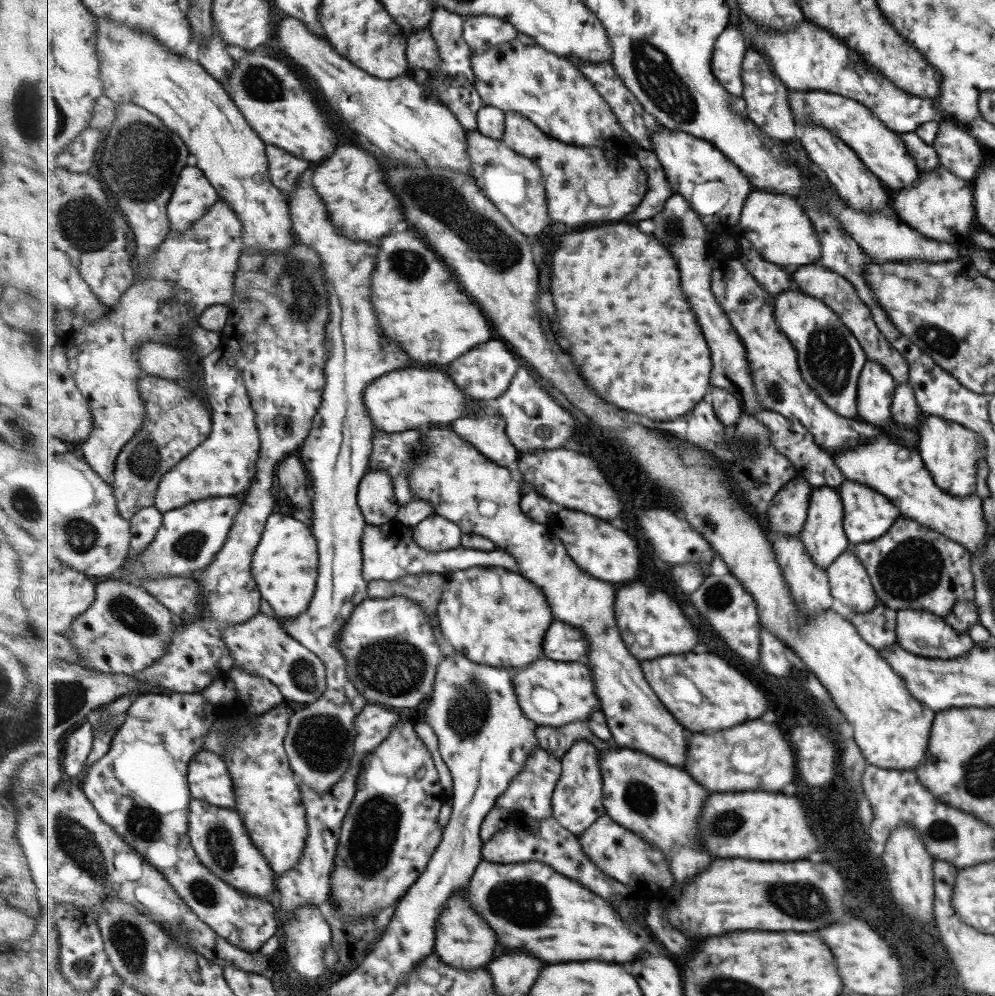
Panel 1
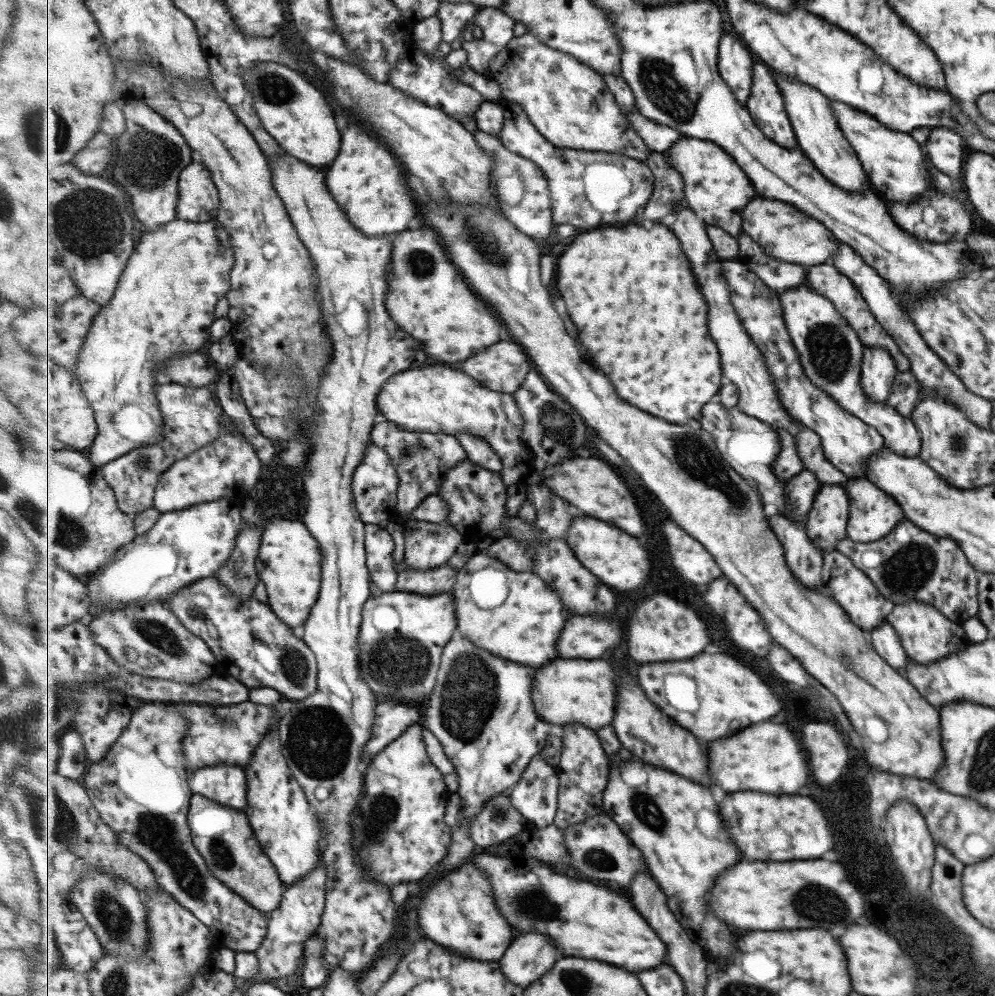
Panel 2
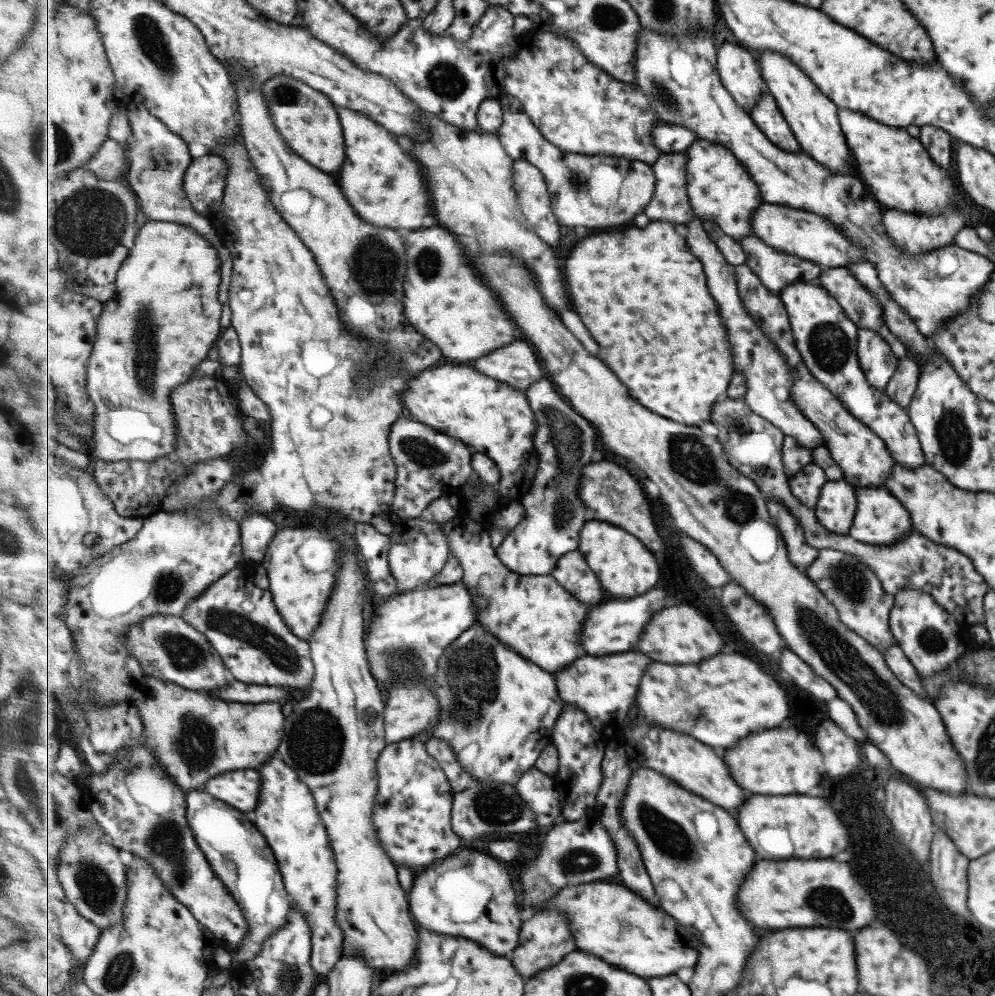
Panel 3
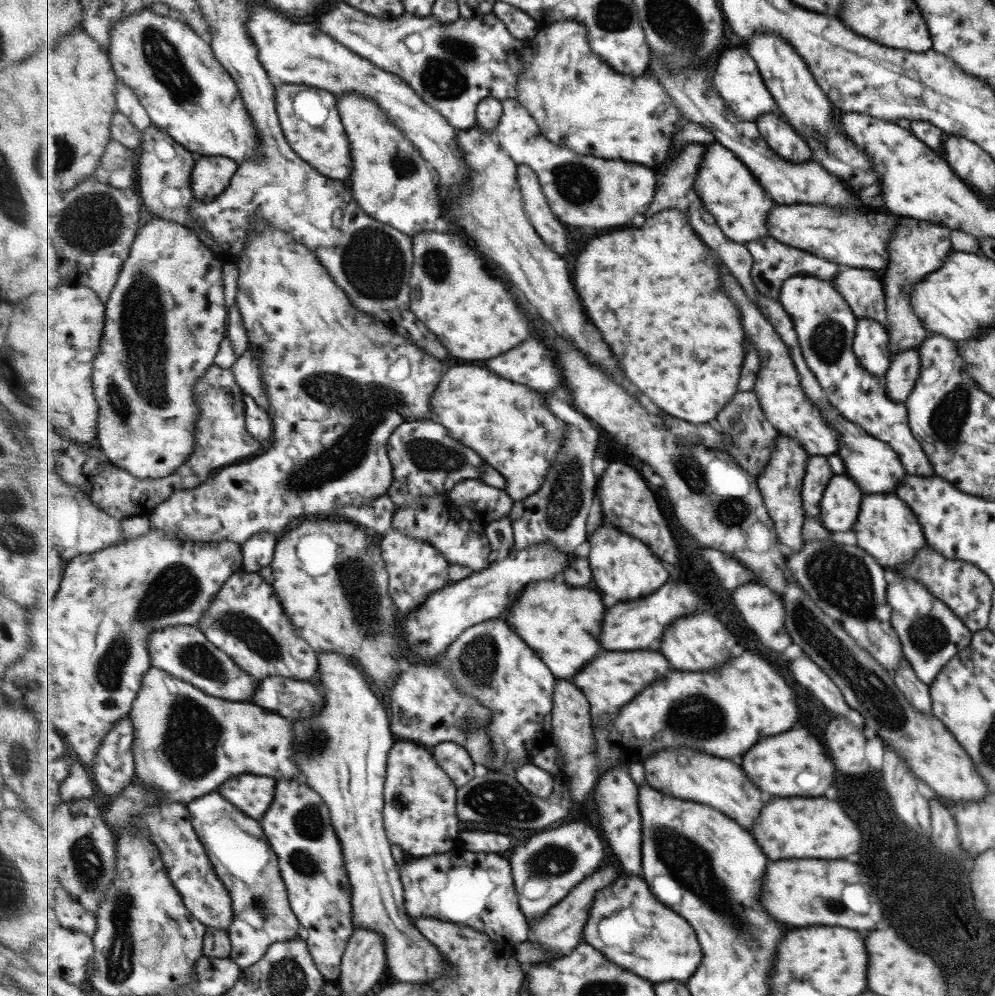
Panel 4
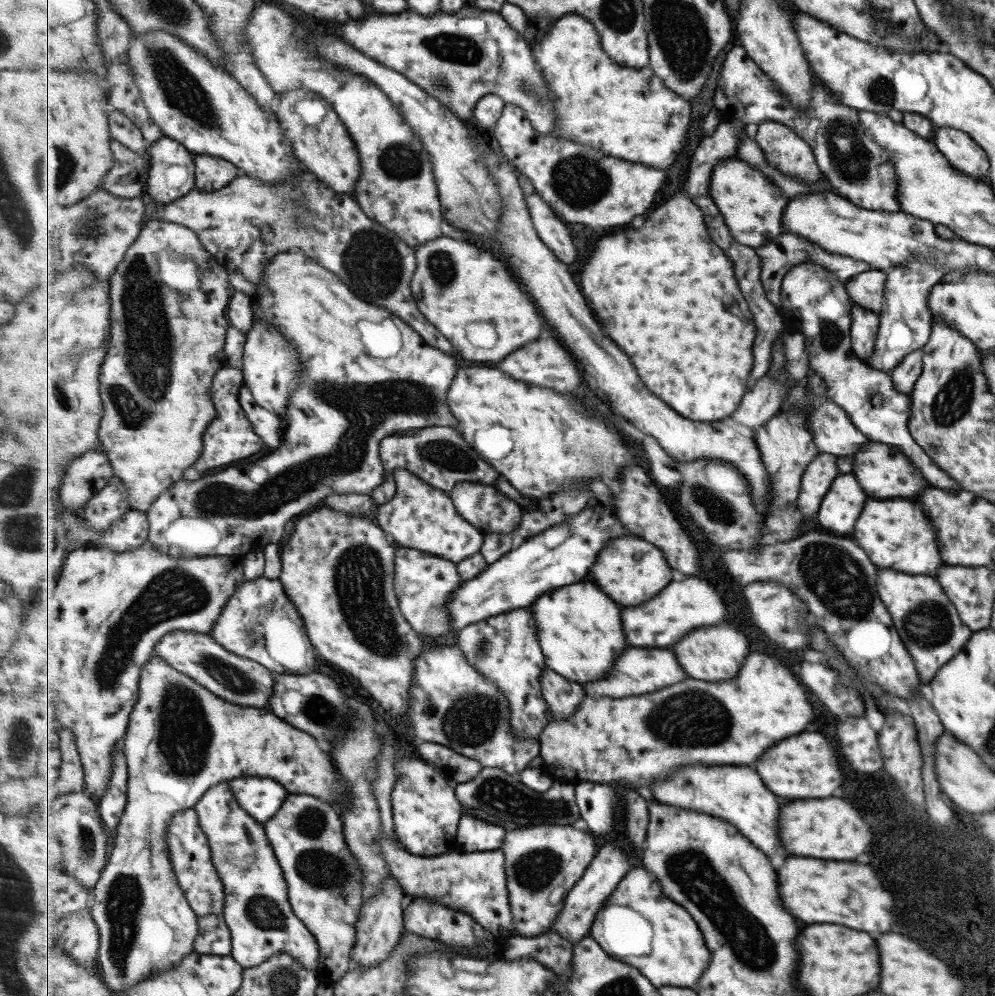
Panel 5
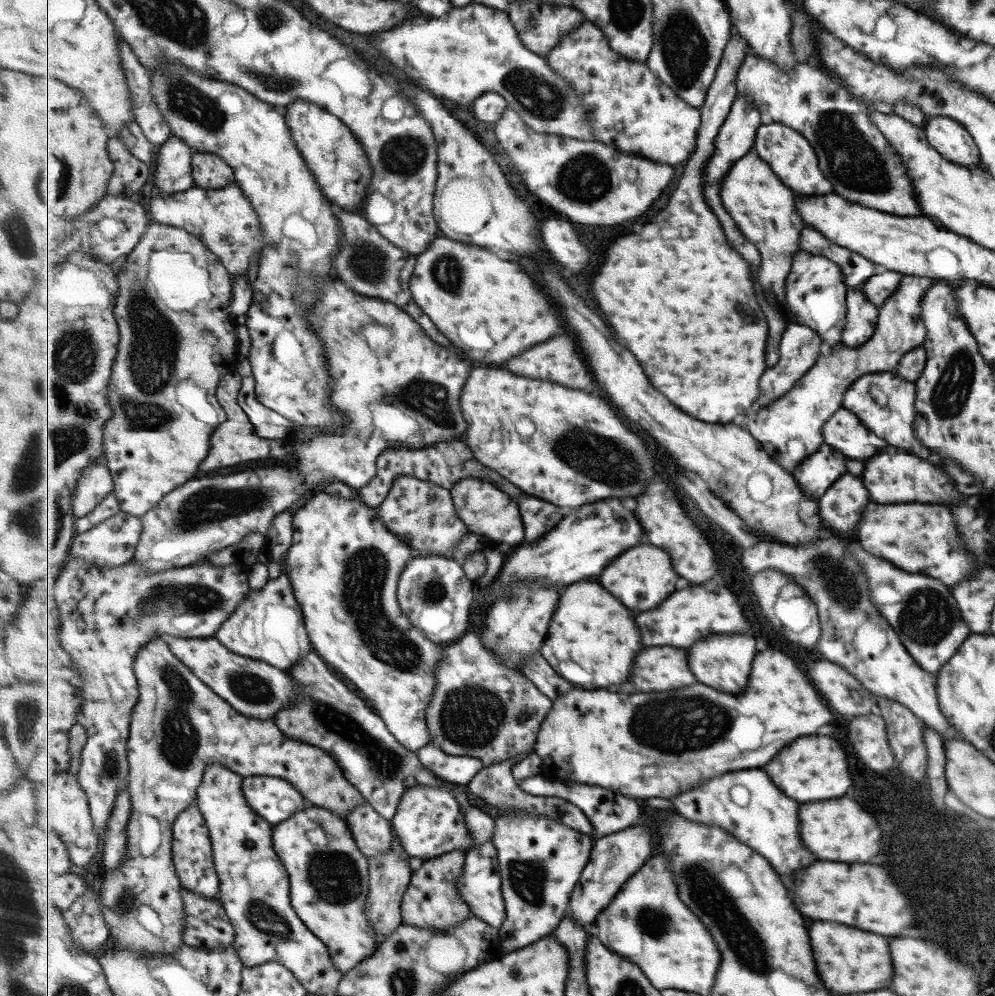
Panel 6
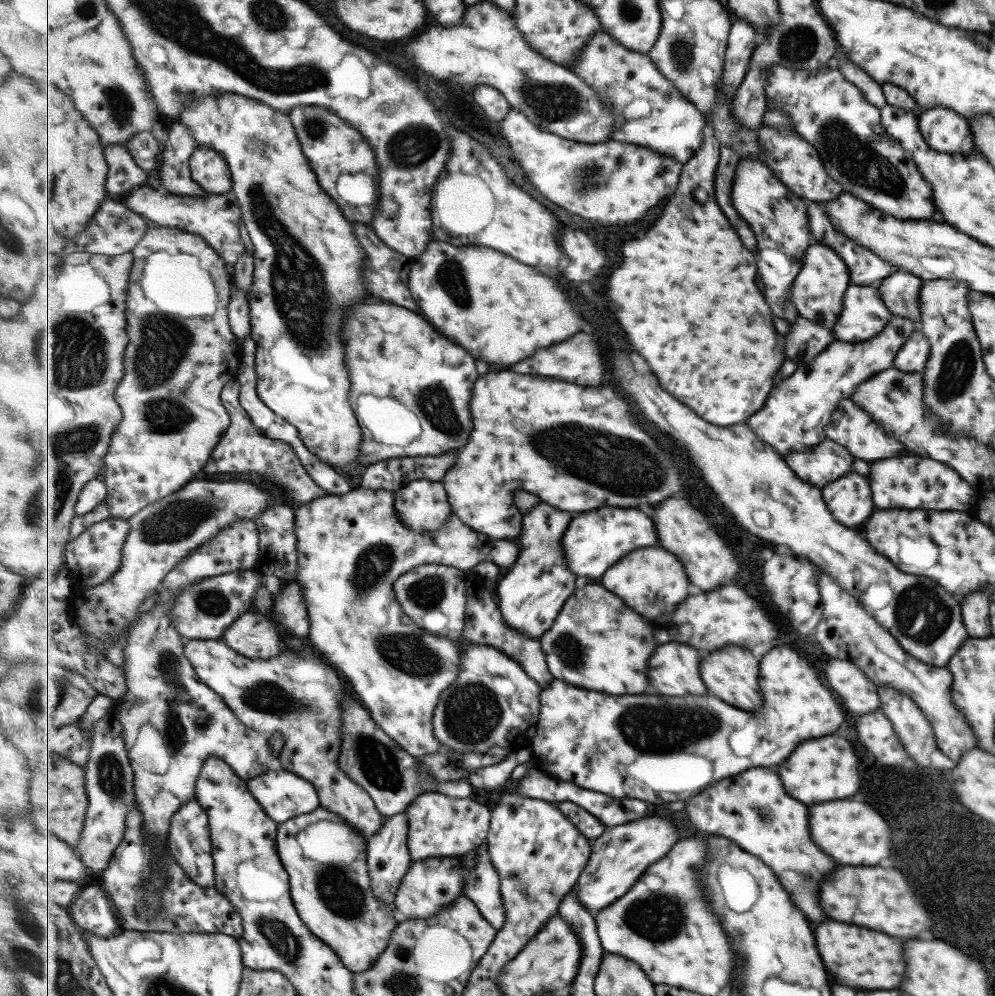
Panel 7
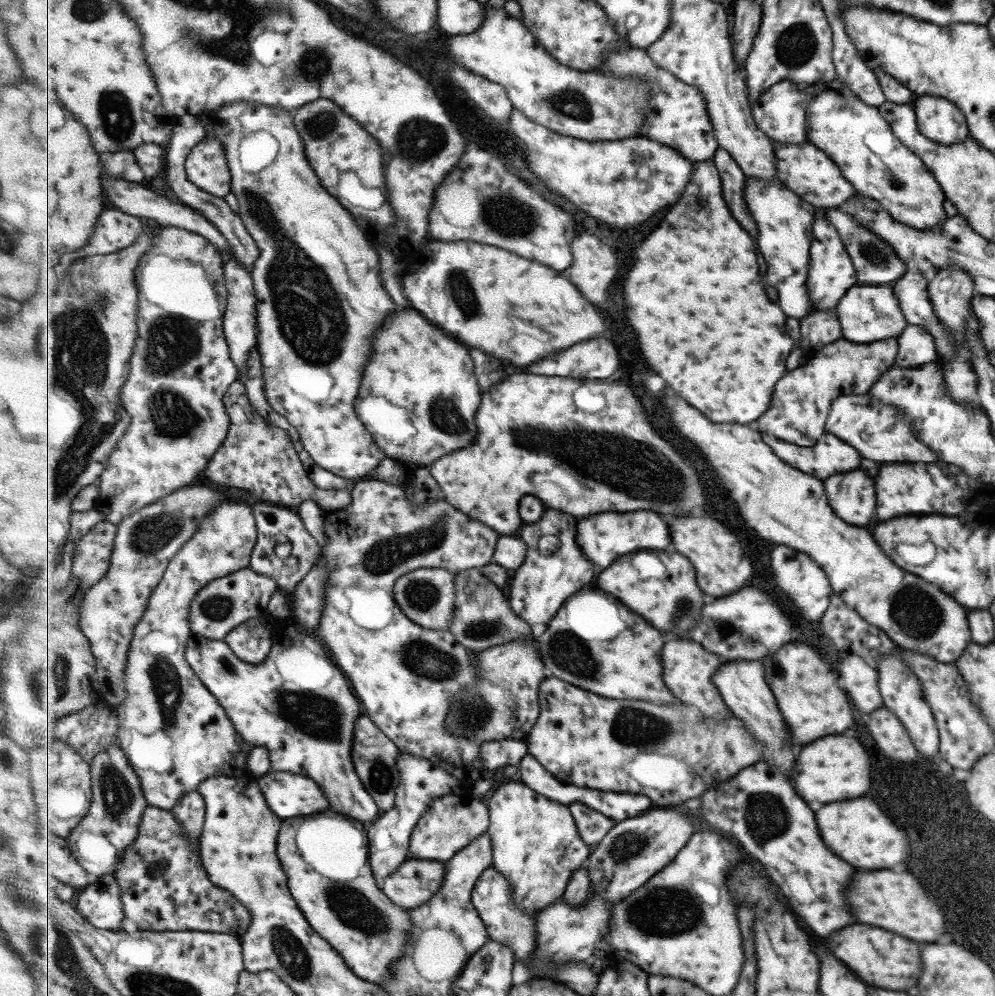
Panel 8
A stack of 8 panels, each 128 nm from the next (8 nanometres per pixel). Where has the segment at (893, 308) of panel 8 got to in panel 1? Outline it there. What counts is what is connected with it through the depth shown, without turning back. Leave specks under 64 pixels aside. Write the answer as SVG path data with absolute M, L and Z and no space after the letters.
M867 360L857 385L857 419L882 431L893 424L889 407L896 385L881 363Z

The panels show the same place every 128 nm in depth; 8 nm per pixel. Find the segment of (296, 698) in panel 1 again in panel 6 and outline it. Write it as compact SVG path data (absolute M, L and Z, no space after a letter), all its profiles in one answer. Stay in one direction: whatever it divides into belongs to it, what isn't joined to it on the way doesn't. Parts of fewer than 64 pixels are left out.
M285 573L269 580L263 590L251 590L249 596L237 606L237 610L215 635L215 638L233 652L271 663L283 670L291 670L309 654L309 650L314 650L304 619L304 610L297 600L291 579Z

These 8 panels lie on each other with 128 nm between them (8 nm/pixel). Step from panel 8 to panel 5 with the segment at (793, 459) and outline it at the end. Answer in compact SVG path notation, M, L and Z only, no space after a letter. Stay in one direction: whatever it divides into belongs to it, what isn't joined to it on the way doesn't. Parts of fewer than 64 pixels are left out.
M818 452L805 469L799 499L799 515L812 515L819 512L823 494L828 493L833 478L837 476L837 457L834 454Z

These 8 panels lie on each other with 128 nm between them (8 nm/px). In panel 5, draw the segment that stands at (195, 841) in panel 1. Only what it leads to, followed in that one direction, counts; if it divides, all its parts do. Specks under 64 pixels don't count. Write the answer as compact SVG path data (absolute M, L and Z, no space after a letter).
M229 781L213 785L204 794L204 797L194 806L200 818L201 828L208 836L212 848L212 858L222 882L225 885L224 918L232 932L232 954L245 969L267 962L275 954L291 954L301 962L307 971L321 975L319 941L309 930L309 927L294 914L291 898L289 898L288 882L285 879L283 868L277 859L276 851L269 841L265 824L253 818L249 811L241 807L237 801Z

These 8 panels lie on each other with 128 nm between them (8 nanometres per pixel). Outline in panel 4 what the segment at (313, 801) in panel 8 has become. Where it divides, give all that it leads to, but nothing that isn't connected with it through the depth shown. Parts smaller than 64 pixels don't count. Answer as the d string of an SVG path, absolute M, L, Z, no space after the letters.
M241 773L219 786L219 793L225 795L245 814L258 821L265 818L271 809L277 789L277 779L255 773Z

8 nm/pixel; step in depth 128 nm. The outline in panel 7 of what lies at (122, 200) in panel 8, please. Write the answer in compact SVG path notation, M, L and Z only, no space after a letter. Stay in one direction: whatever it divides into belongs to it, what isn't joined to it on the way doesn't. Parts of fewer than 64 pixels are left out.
M137 187L137 190L131 189L127 192L123 201L131 210L160 226L178 228L202 236L225 259L230 269L246 251L239 230L241 222L246 226L243 208L233 190L225 194L209 193L208 196L181 196L171 192L163 196L161 192L151 188Z

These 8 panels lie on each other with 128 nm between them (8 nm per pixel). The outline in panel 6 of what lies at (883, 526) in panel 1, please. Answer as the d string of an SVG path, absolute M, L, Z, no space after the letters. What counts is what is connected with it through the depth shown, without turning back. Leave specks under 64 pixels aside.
M869 504L865 510L865 522L857 526L857 540L869 554L883 558L905 570L909 574L927 574L945 586L953 586L973 574L975 560L965 554L961 540L957 540L957 530L947 505L937 504L897 504L897 506L879 506Z

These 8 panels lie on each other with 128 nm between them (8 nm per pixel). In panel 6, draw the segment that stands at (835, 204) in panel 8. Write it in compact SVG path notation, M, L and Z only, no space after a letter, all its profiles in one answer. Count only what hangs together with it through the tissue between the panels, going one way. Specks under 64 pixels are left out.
M781 123L763 124L759 128L754 148L760 158L772 166L777 176L799 195L821 196L833 193L832 183L818 168L815 151L801 131Z

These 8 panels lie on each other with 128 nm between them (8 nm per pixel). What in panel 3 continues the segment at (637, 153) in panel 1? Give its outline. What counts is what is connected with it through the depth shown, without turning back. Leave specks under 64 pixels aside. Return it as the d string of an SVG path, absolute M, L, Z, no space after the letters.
M687 152L663 153L652 165L656 174L656 192L644 214L653 220L671 220L687 224L697 220L688 195Z

